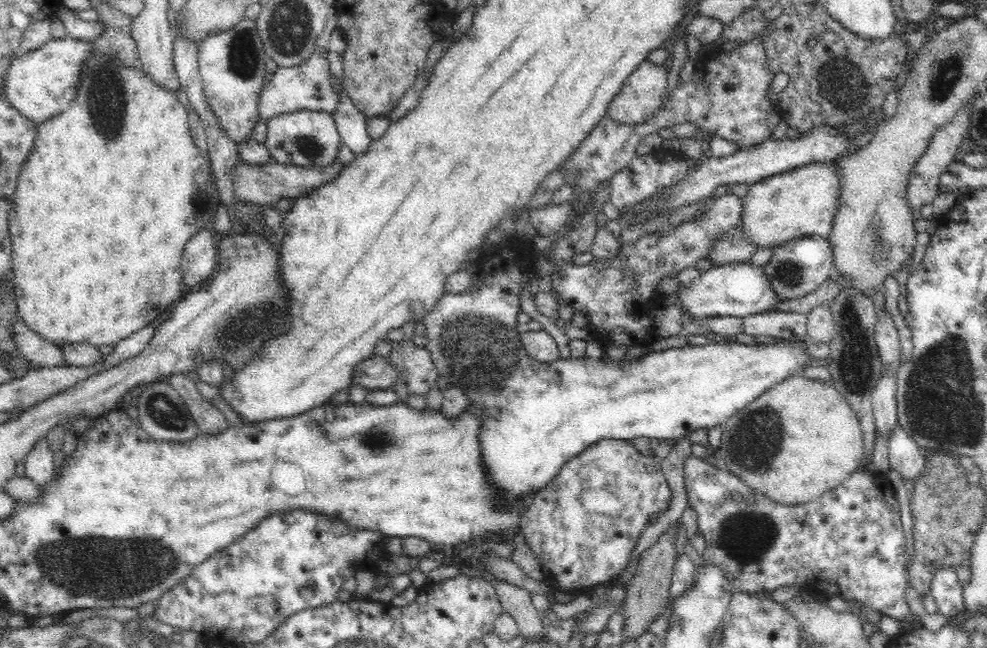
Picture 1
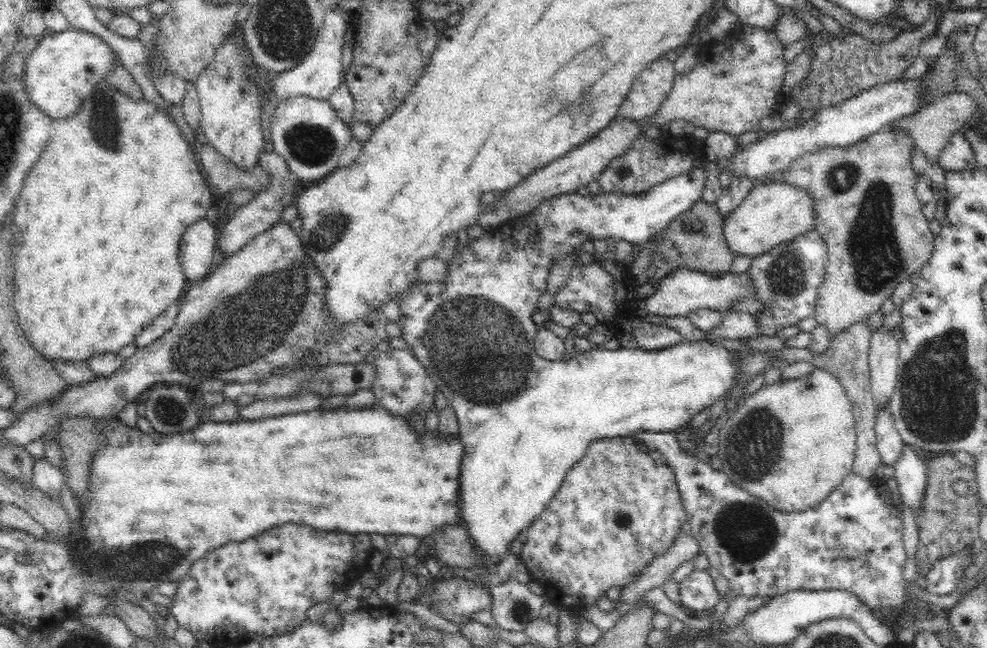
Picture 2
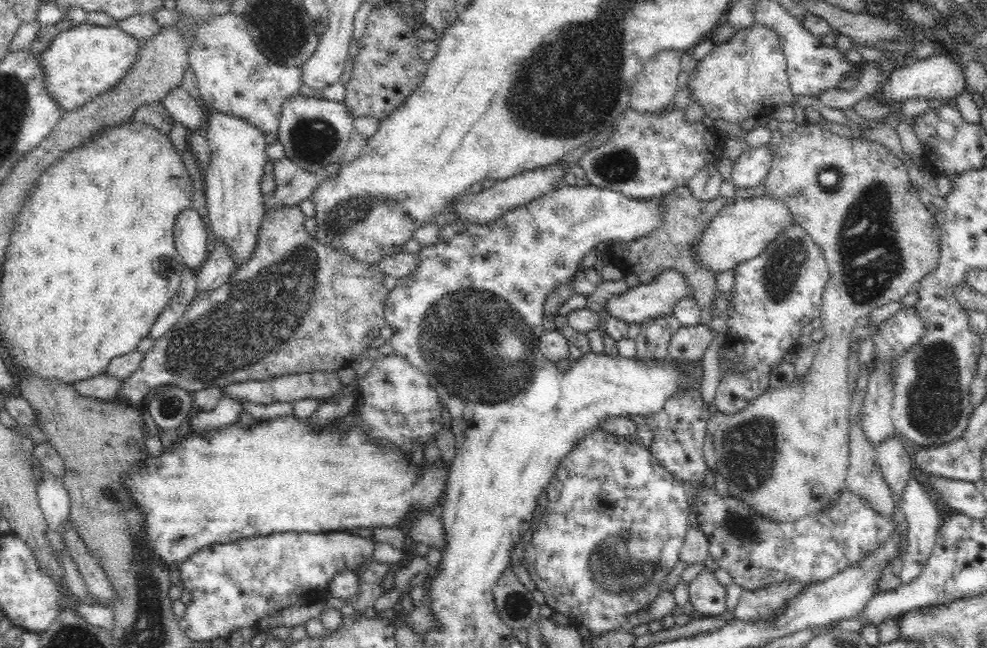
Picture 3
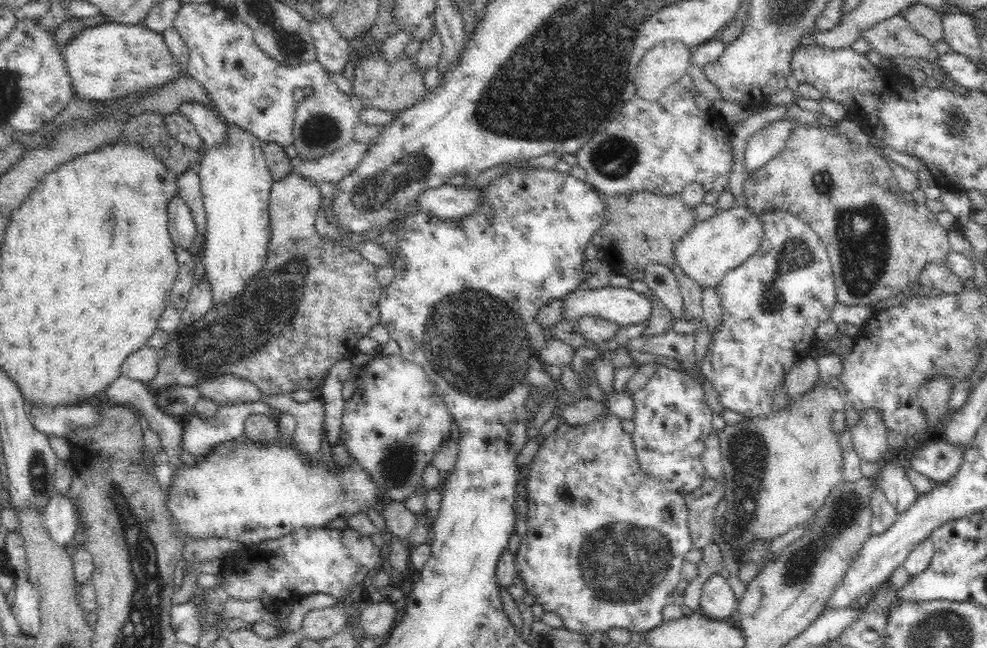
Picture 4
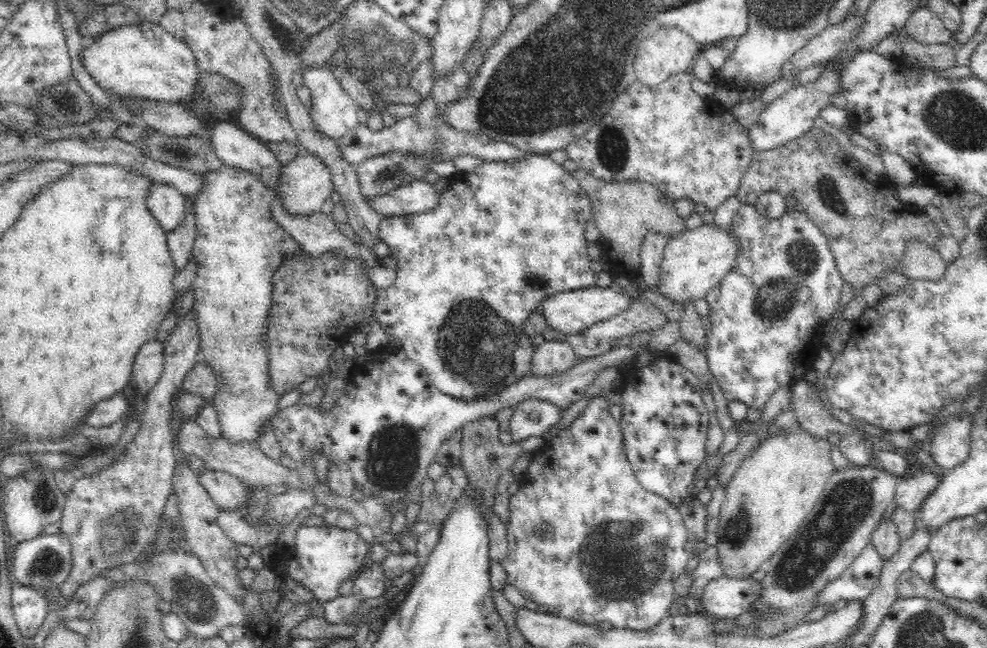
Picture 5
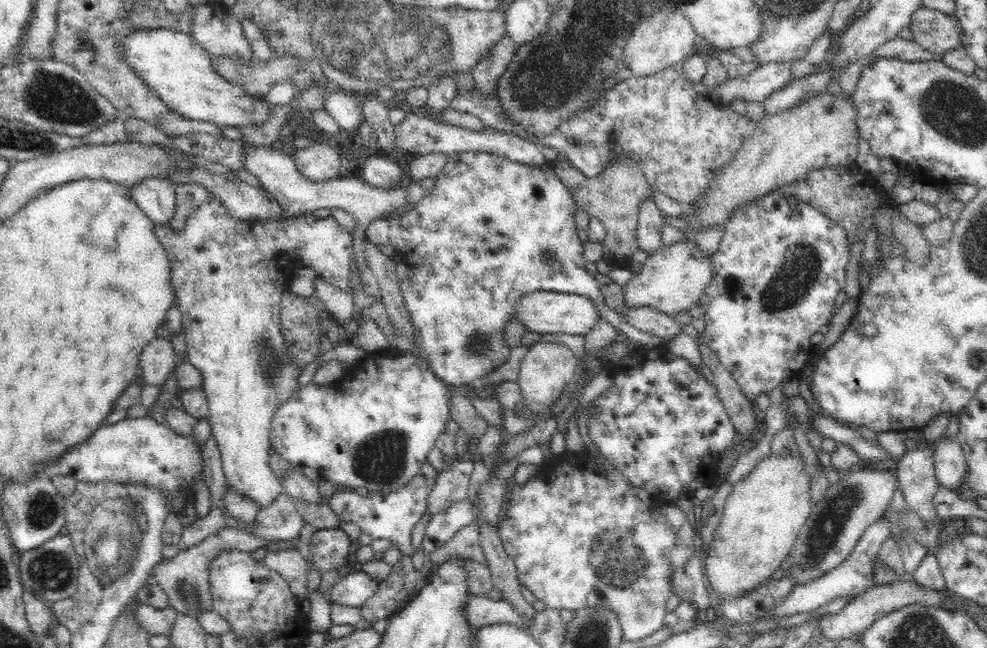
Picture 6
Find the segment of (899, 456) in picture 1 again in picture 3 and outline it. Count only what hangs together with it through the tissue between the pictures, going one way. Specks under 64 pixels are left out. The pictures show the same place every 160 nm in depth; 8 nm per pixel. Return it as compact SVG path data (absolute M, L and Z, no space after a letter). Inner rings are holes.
M910 473L910 478L904 486L904 492L901 496L901 507L908 523L908 548L904 554L904 565L899 575L901 585L908 585L912 580L918 578L927 565L928 558L930 558L932 548L936 542L938 534L938 511L936 511L935 504L930 499L930 494L926 491L924 485L921 484L920 479L914 474Z

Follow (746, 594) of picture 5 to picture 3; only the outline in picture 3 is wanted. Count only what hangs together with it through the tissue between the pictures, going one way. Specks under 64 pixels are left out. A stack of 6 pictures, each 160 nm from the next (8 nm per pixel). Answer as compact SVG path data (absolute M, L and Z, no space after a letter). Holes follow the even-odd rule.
M704 570L688 586L688 601L694 607L694 614L705 617L719 617L726 609L726 588L721 586L718 579L710 571Z

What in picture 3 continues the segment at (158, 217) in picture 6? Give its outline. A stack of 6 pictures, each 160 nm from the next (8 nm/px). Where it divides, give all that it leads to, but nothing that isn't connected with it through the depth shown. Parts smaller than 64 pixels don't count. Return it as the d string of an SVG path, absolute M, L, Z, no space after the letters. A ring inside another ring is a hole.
M194 208L183 210L176 217L174 241L184 266L197 272L208 258L208 232L202 215Z

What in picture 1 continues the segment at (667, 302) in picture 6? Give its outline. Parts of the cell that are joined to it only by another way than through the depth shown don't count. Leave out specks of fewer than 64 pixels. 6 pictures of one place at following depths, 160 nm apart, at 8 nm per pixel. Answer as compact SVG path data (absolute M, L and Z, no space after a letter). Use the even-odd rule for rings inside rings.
M834 162L806 164L754 183L743 199L740 228L758 247L778 247L800 237L829 239L839 209L841 183Z

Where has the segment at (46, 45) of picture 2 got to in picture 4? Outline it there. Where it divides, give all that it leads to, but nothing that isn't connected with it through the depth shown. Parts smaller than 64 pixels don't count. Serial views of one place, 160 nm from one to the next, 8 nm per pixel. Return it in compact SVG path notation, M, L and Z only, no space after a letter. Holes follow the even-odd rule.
M109 21L84 28L62 46L60 53L72 83L73 97L85 101L113 100L136 90L140 93L140 90L156 89L180 75L180 67L168 51L163 36L142 24Z

